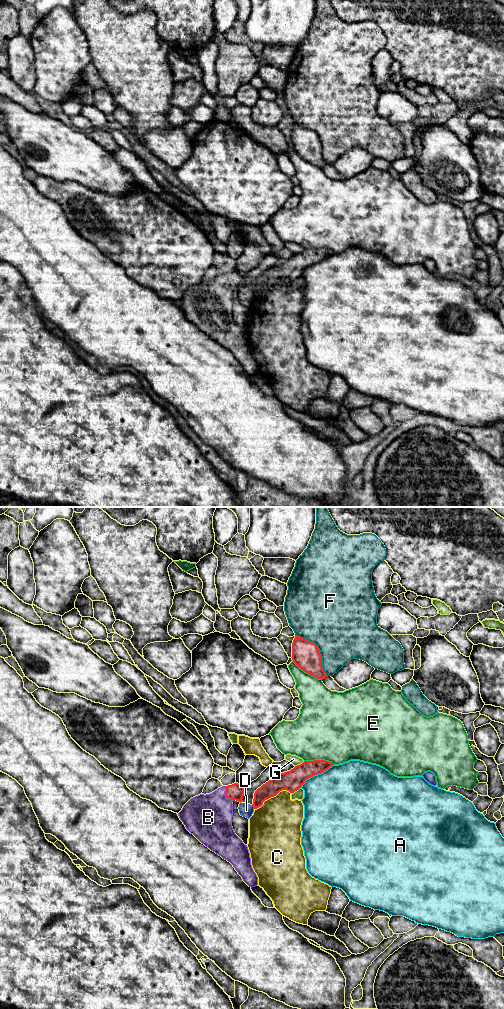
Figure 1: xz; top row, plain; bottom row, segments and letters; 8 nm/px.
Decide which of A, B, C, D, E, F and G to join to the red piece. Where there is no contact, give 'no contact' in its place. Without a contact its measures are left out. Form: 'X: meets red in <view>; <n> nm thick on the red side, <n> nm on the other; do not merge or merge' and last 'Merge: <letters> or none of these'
A: meets red in xz; 170 nm thick on the red side, 480 nm on the other; do not merge
B: meets red in xz; 130 nm thick on the red side, 380 nm on the other; merge
C: meets red in xz; 170 nm thick on the red side, 420 nm on the other; do not merge
D: meets red in xz; 130 nm thick on the red side, 110 nm on the other; do not merge
E: meets red in xz; 160 nm thick on the red side, 480 nm on the other; do not merge
F: meets red in xz; 220 nm thick on the red side, 480 nm on the other; do not merge
G: meets red in xz; 170 nm thick on the red side, 80 nm on the other; do not merge
Merge: B

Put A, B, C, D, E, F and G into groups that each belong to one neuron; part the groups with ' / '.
A / B / C / D / E / F / G

